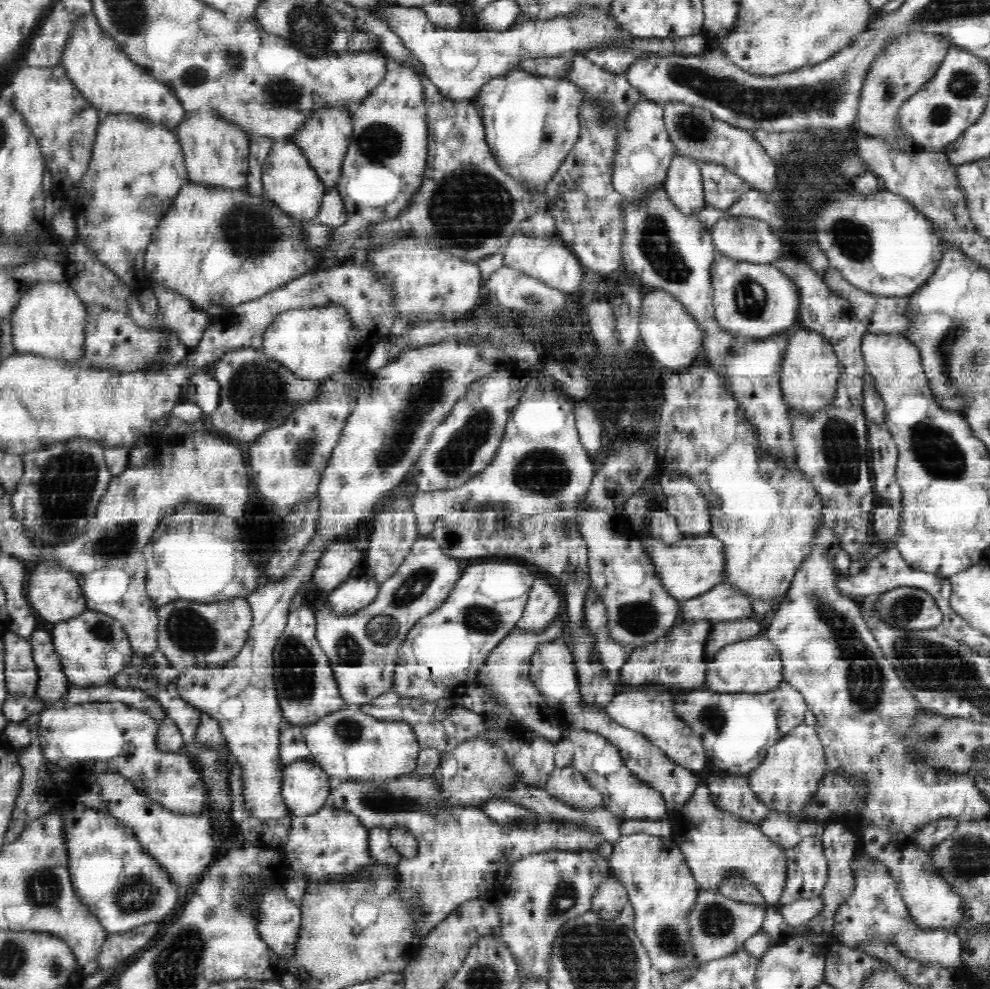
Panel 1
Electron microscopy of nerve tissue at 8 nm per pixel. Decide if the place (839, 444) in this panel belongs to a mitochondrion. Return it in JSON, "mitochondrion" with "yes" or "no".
{"mitochondrion":"yes"}

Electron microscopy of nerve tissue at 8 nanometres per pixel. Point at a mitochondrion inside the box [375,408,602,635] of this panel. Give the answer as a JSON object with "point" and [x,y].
{"point":[541,471]}

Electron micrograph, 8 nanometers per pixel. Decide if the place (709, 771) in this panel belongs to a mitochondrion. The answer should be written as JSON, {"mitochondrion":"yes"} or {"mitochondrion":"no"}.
{"mitochondrion":"no"}

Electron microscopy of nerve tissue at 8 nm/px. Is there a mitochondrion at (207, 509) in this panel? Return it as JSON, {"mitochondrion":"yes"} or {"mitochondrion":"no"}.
{"mitochondrion":"no"}

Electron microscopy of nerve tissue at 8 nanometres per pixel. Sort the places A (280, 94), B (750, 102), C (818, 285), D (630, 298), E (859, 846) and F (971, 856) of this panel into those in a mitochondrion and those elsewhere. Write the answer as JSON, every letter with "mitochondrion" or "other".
{"A":"mitochondrion","B":"mitochondrion","C":"other","D":"other","E":"other","F":"mitochondrion"}

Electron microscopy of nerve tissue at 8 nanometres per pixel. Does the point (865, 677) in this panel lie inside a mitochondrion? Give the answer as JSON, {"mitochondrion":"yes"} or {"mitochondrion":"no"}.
{"mitochondrion":"yes"}

